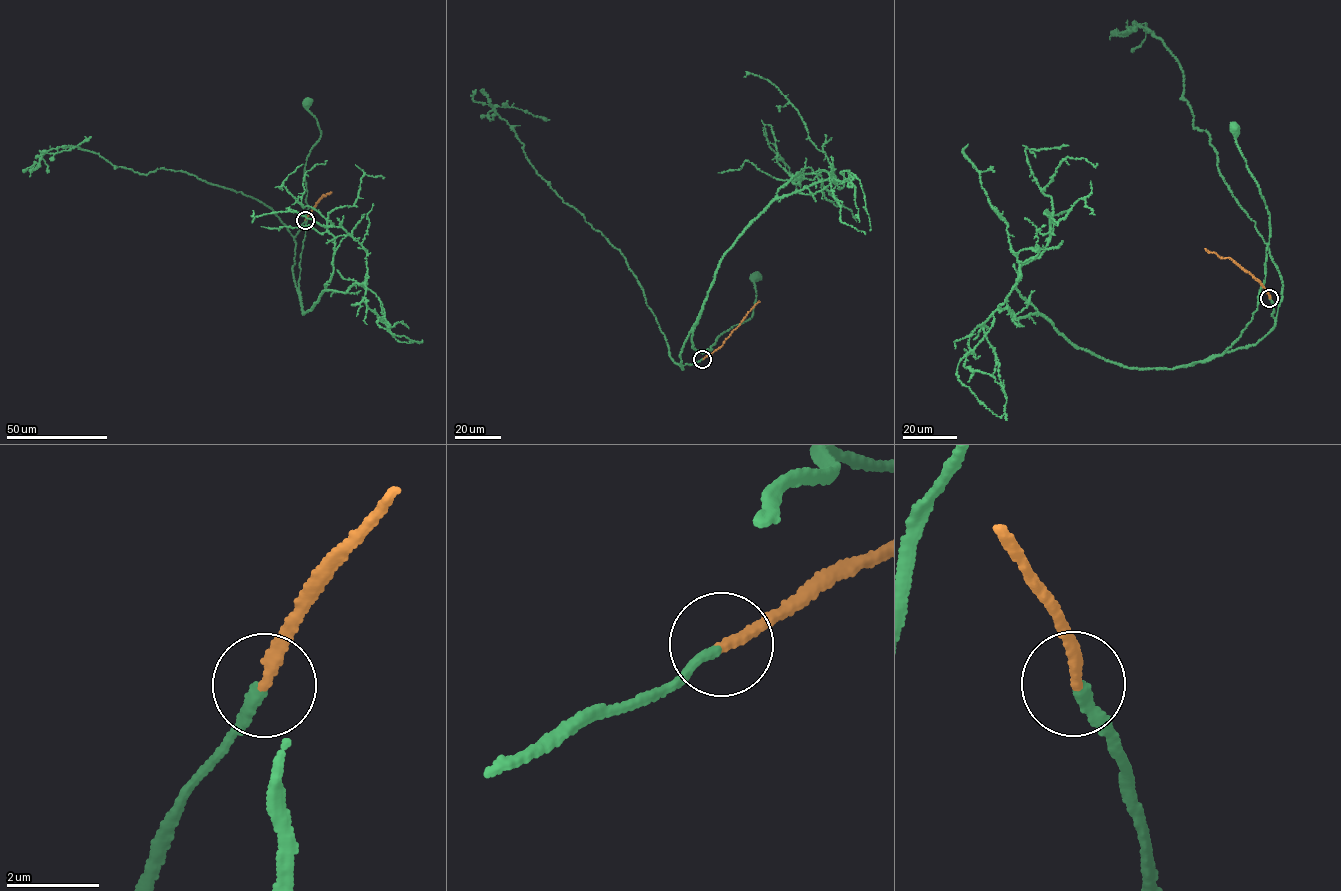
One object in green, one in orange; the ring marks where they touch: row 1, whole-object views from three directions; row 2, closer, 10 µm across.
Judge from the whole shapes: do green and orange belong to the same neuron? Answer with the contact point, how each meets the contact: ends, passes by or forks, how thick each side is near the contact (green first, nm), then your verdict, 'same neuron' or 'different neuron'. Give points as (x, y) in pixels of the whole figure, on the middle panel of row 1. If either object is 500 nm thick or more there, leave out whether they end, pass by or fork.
place (702, 359); green ends; orange ends; calibres 220 and 220 nm; same neuron

